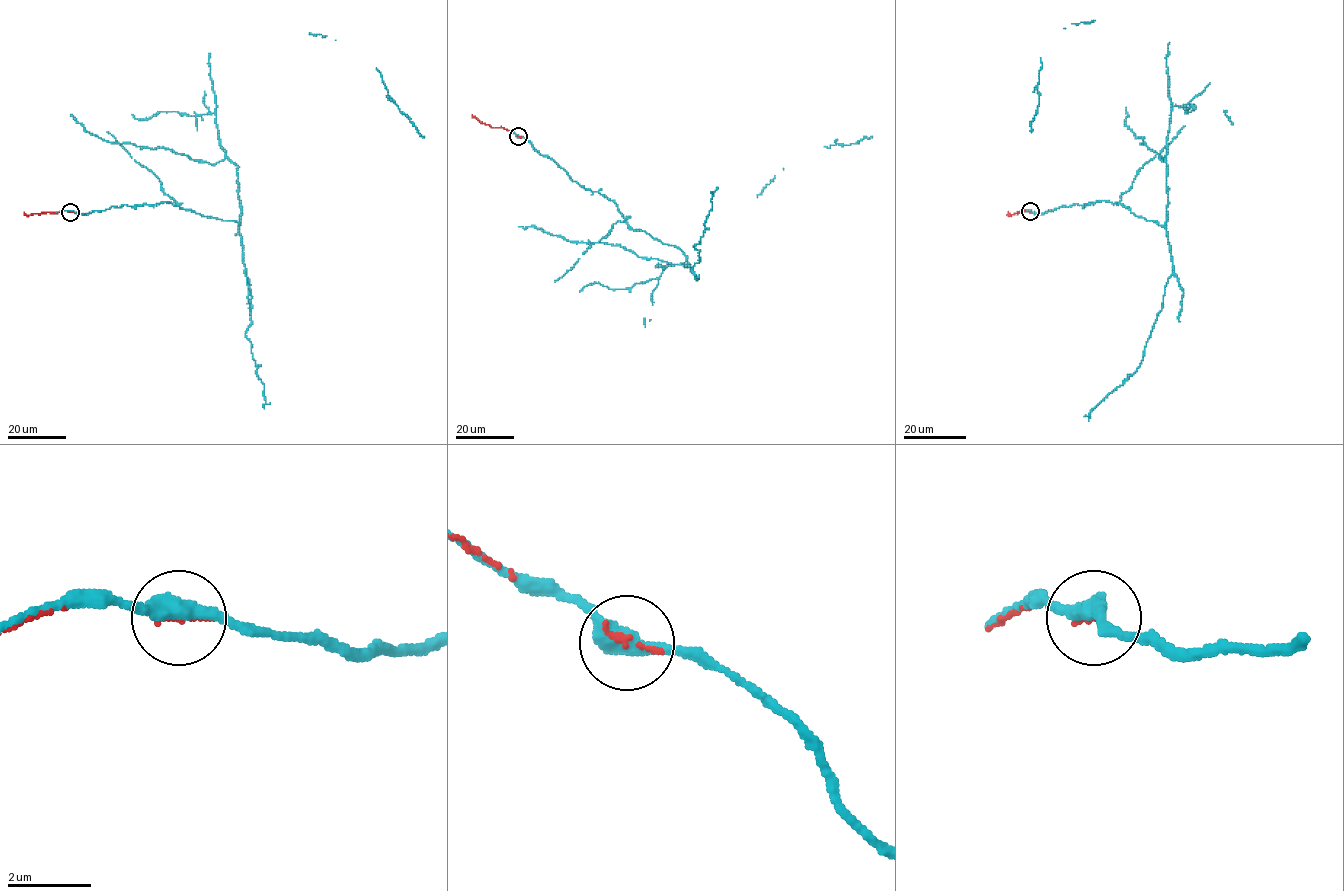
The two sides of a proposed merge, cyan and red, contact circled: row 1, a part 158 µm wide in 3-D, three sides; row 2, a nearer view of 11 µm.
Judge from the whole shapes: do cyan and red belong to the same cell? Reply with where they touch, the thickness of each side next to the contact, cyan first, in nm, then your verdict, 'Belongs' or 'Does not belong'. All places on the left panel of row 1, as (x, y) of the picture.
Place: (70, 212). Thickness 420 nm (cyan) against 110 nm. Belongs

